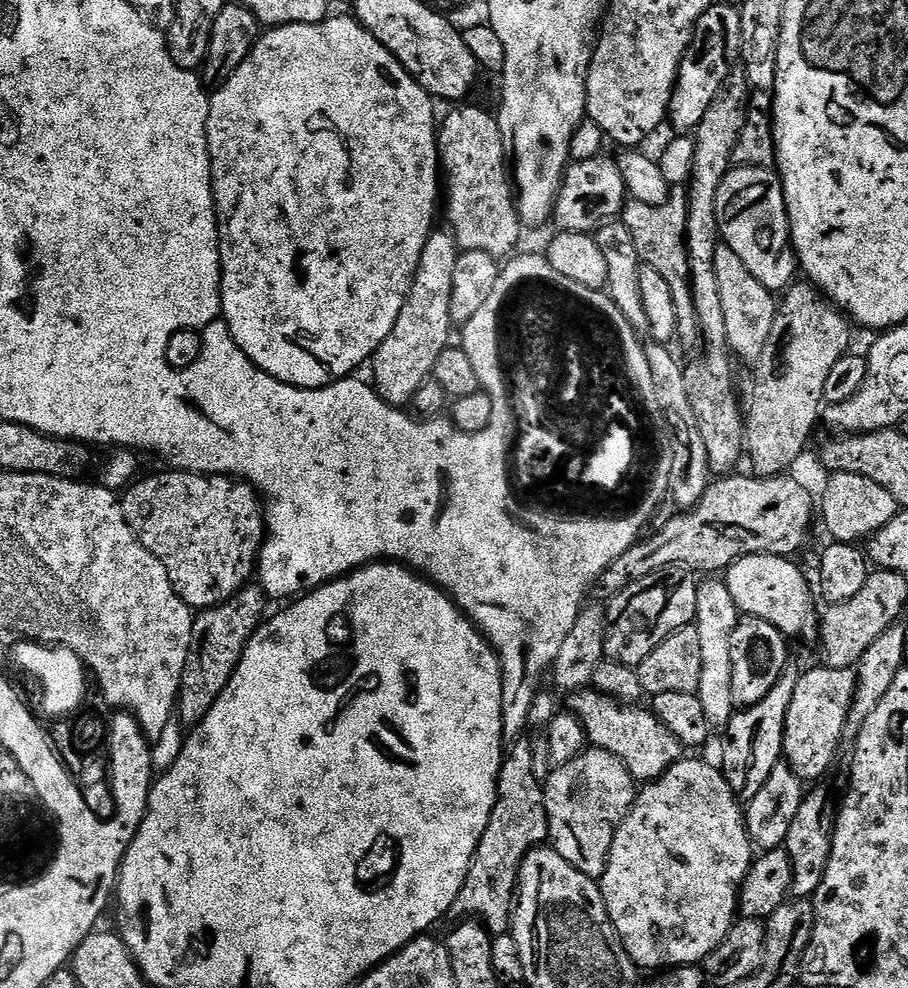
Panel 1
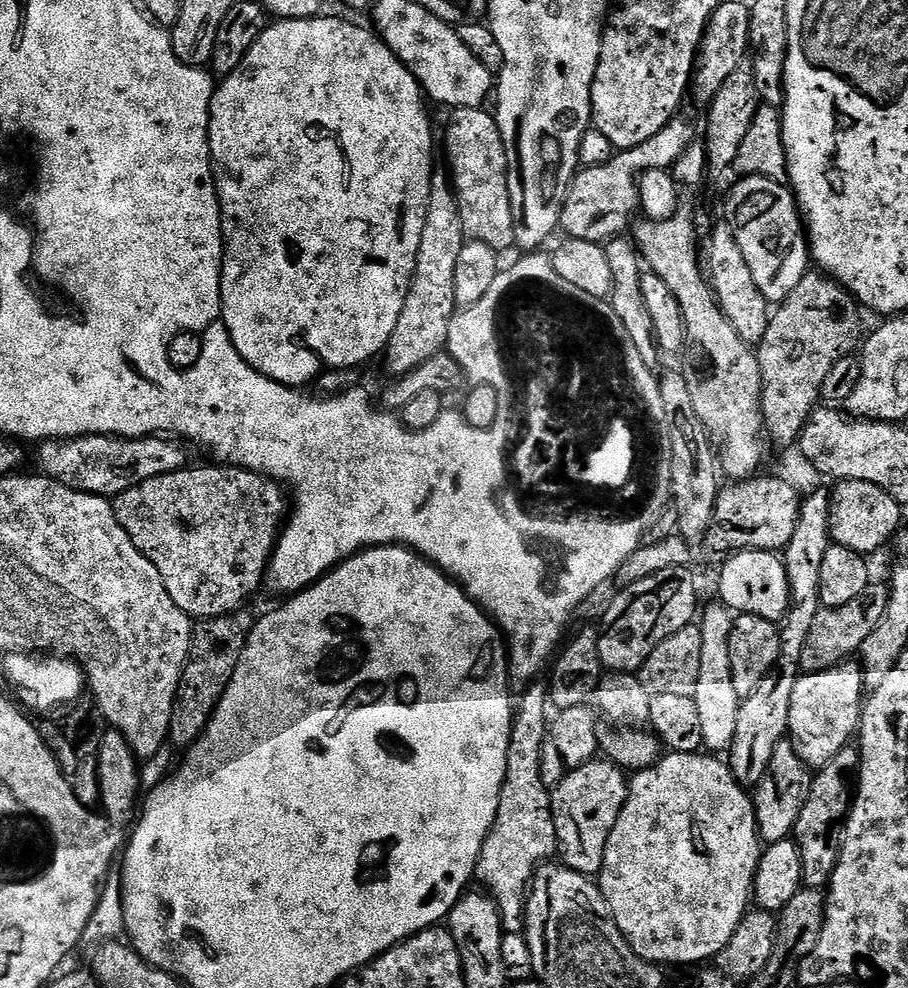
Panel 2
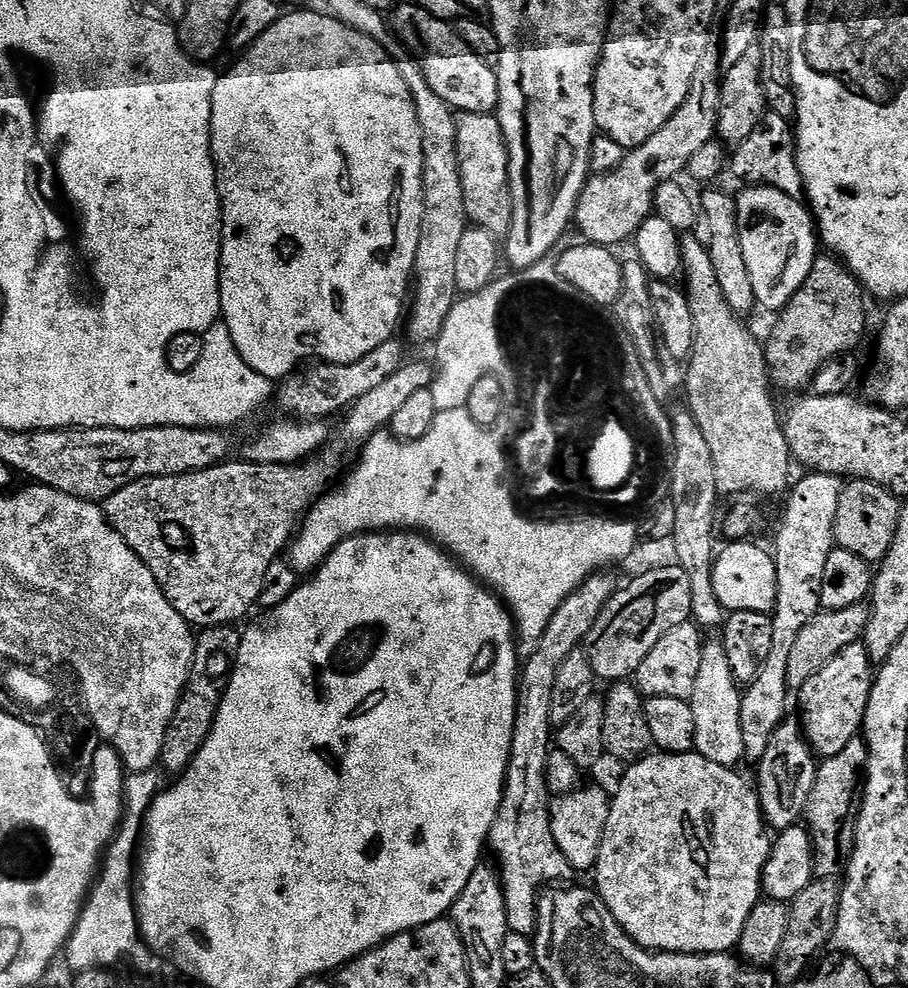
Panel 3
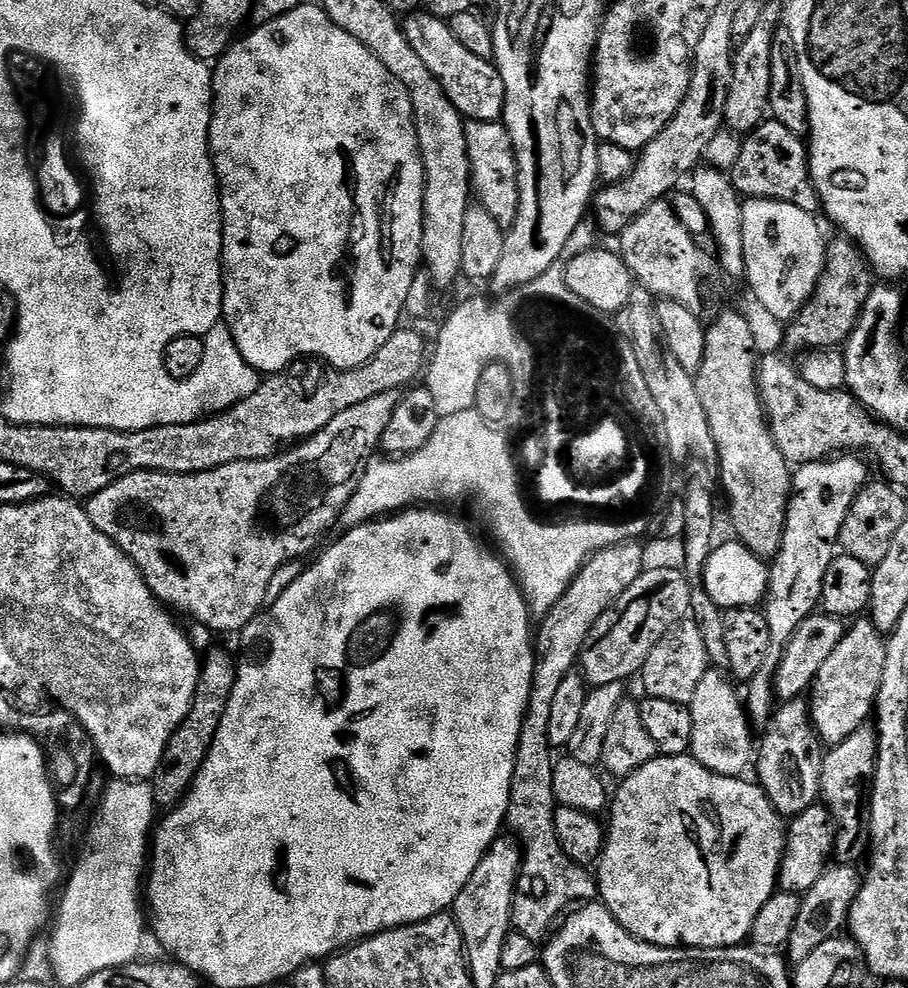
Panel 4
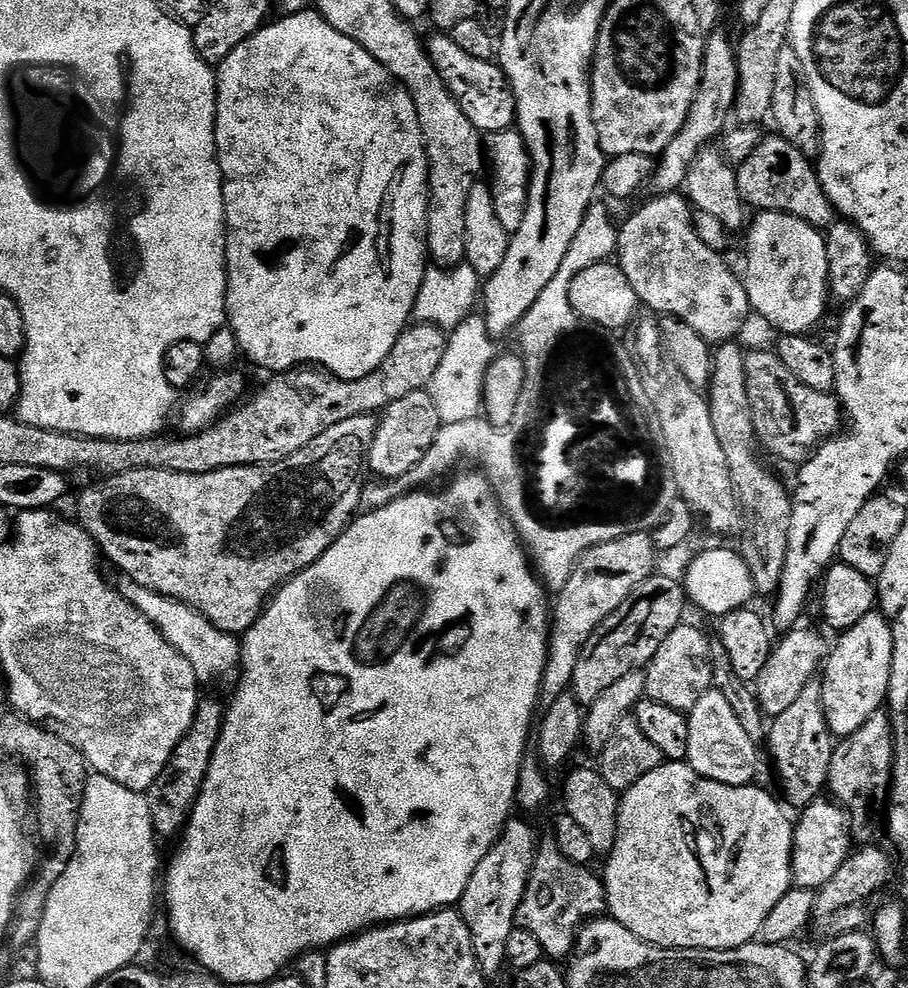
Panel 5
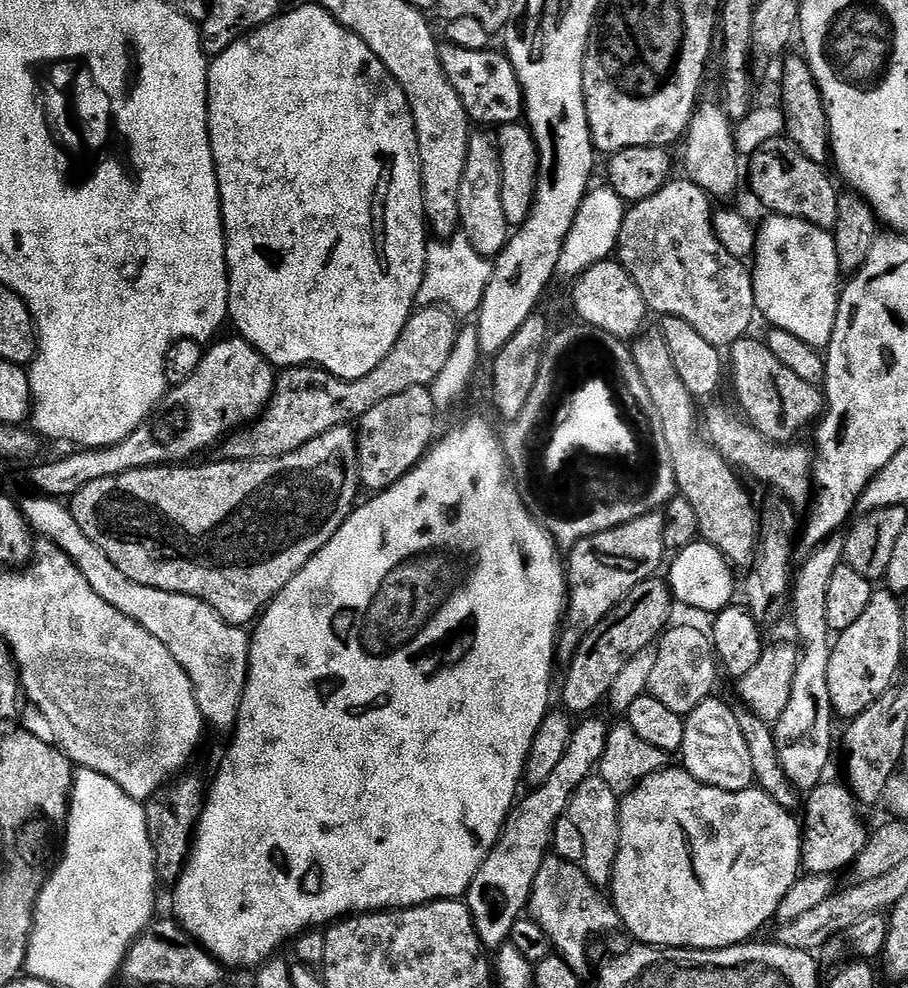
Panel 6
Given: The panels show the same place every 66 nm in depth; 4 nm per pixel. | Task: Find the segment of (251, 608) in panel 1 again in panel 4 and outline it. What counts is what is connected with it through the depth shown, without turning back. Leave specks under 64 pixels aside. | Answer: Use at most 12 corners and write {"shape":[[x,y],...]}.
{"shape":[[234,656],[203,657],[186,718],[150,777],[168,810],[194,782],[234,690]]}

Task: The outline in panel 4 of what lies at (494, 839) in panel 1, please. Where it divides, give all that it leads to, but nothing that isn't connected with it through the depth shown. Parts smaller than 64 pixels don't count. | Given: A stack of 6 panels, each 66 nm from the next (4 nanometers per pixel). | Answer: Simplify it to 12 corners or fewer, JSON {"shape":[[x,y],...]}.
{"shape":[[644,544],[598,550],[534,632],[507,827],[512,928],[543,945],[598,880],[556,837],[550,713]]}

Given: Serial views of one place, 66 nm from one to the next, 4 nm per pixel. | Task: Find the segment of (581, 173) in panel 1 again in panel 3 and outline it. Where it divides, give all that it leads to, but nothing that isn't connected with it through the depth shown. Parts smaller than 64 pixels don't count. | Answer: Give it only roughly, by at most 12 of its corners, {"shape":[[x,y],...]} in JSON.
{"shape":[[709,43],[682,106],[576,207],[585,241],[615,249],[655,192],[716,136],[721,45]]}

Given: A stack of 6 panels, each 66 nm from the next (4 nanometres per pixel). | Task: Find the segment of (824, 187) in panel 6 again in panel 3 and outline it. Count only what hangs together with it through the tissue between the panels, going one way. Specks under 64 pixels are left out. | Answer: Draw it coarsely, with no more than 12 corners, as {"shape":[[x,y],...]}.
{"shape":[[764,113],[731,153],[745,185],[805,195],[789,117]]}

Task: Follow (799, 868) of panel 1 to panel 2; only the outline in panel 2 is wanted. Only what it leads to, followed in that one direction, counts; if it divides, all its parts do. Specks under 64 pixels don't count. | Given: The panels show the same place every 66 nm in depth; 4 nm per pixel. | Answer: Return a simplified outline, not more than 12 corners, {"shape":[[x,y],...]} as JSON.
{"shape":[[860,749],[812,778],[794,839],[803,887],[827,889],[844,845]]}

